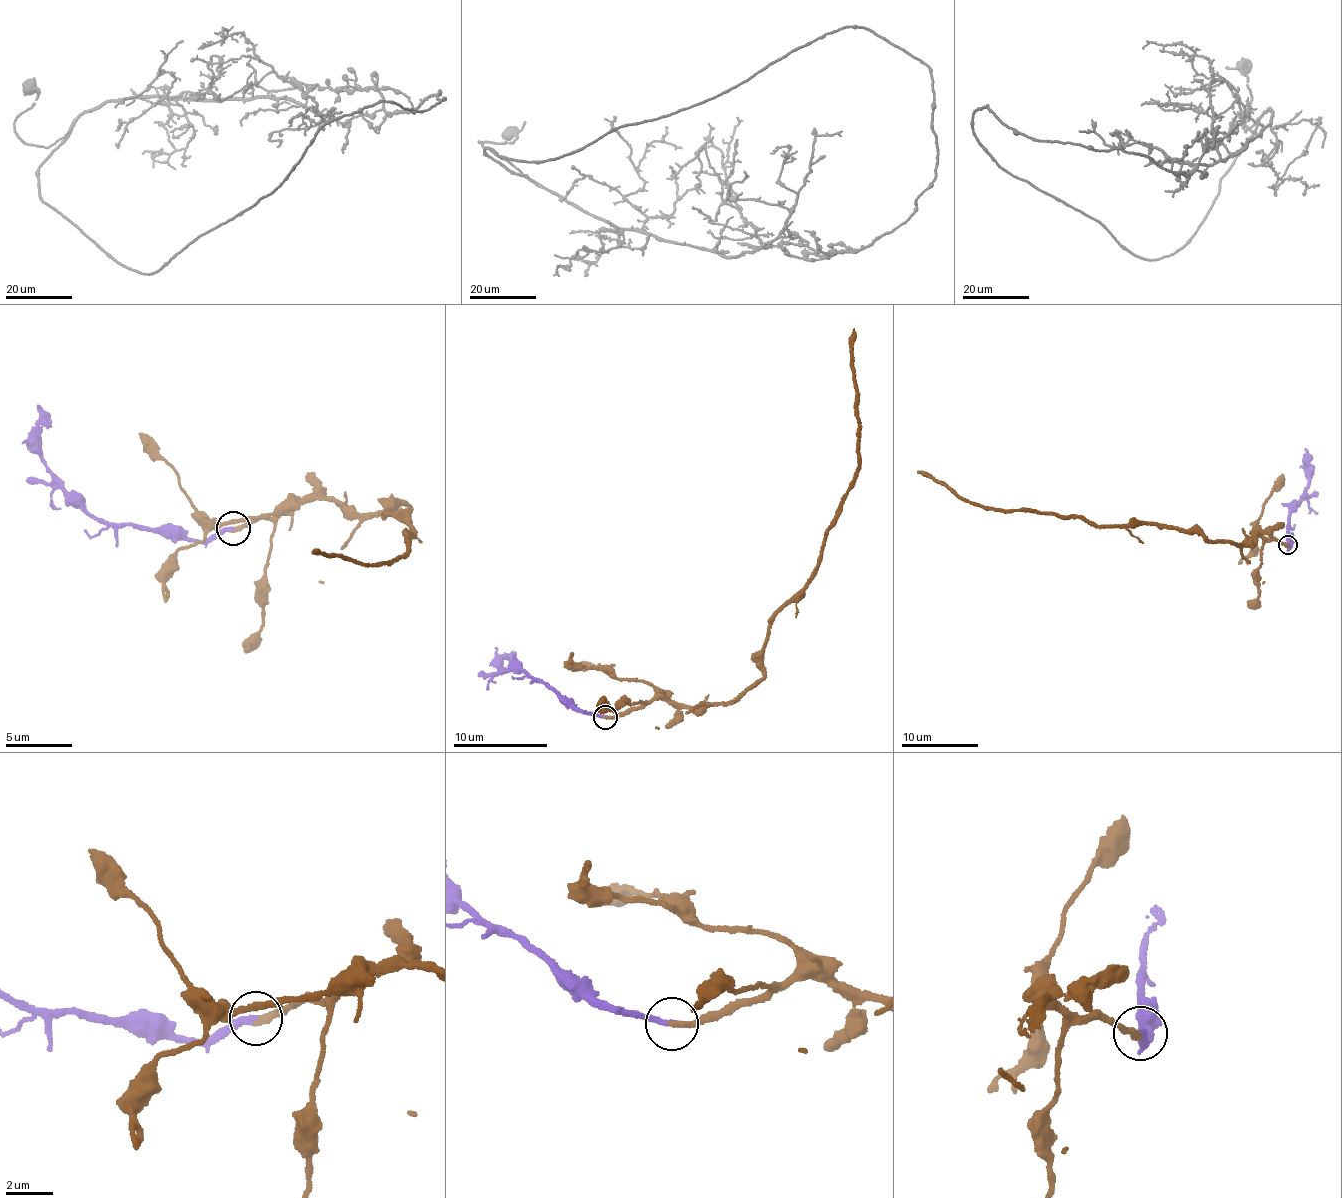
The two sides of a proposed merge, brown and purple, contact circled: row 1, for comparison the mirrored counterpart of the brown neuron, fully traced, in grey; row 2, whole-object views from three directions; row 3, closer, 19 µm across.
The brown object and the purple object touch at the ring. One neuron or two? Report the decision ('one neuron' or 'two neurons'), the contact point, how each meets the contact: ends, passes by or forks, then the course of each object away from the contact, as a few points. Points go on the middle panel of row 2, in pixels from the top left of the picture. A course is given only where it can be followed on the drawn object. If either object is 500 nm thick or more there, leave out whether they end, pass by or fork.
one neuron | (605, 717) | brown ends | purple ends | brown via (604, 716), (662, 700), (728, 704), (761, 679), (769, 618), (811, 575), (857, 466), (855, 328) | purple via (604, 716), (570, 709), (542, 682), (517, 667), (498, 665), (513, 650)

